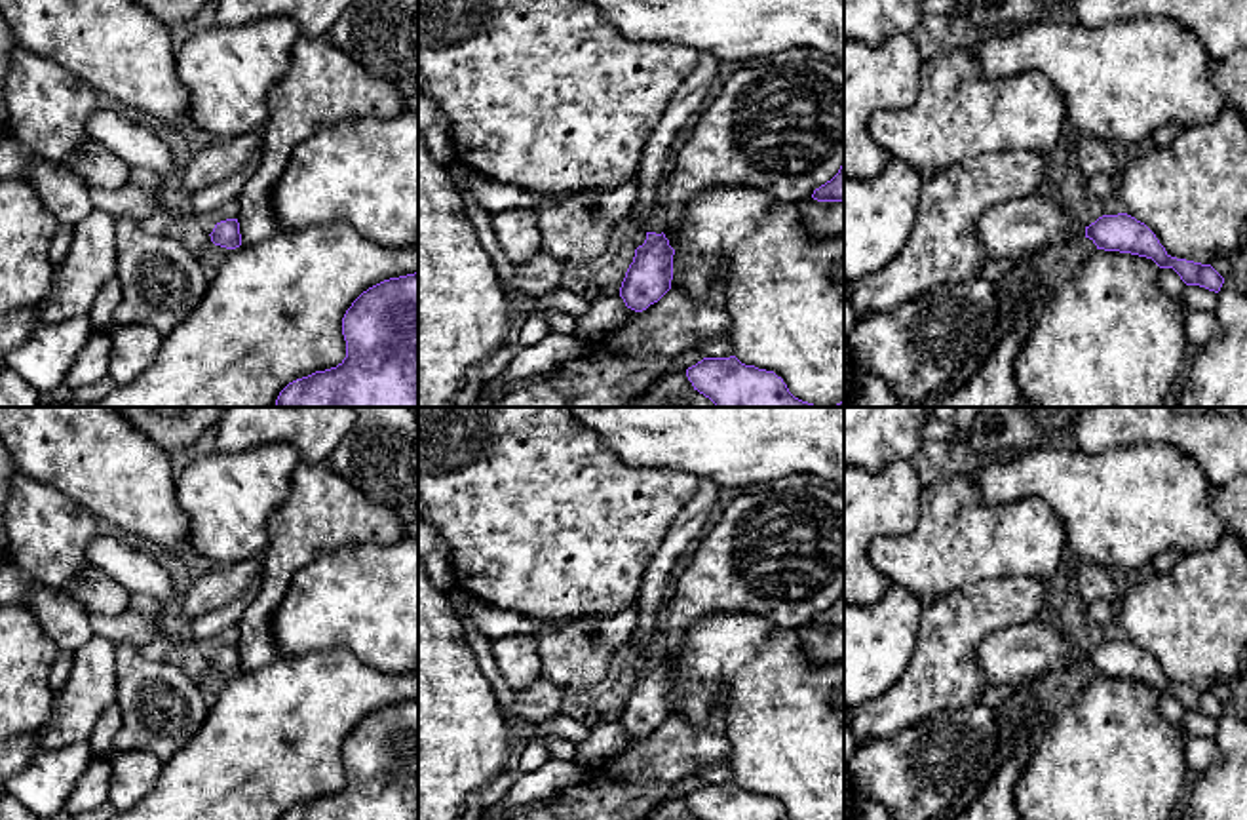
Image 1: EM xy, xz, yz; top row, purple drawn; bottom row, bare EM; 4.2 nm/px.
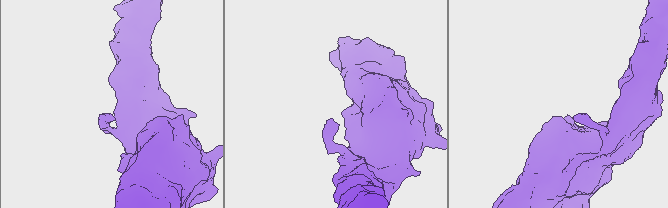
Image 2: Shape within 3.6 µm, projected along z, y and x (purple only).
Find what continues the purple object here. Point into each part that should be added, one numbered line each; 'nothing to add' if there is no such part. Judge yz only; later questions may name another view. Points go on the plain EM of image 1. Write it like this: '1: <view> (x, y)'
1: yz (1016, 655)

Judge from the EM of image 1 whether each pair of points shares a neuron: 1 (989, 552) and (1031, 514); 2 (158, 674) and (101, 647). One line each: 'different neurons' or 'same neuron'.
1: same neuron
2: different neurons

